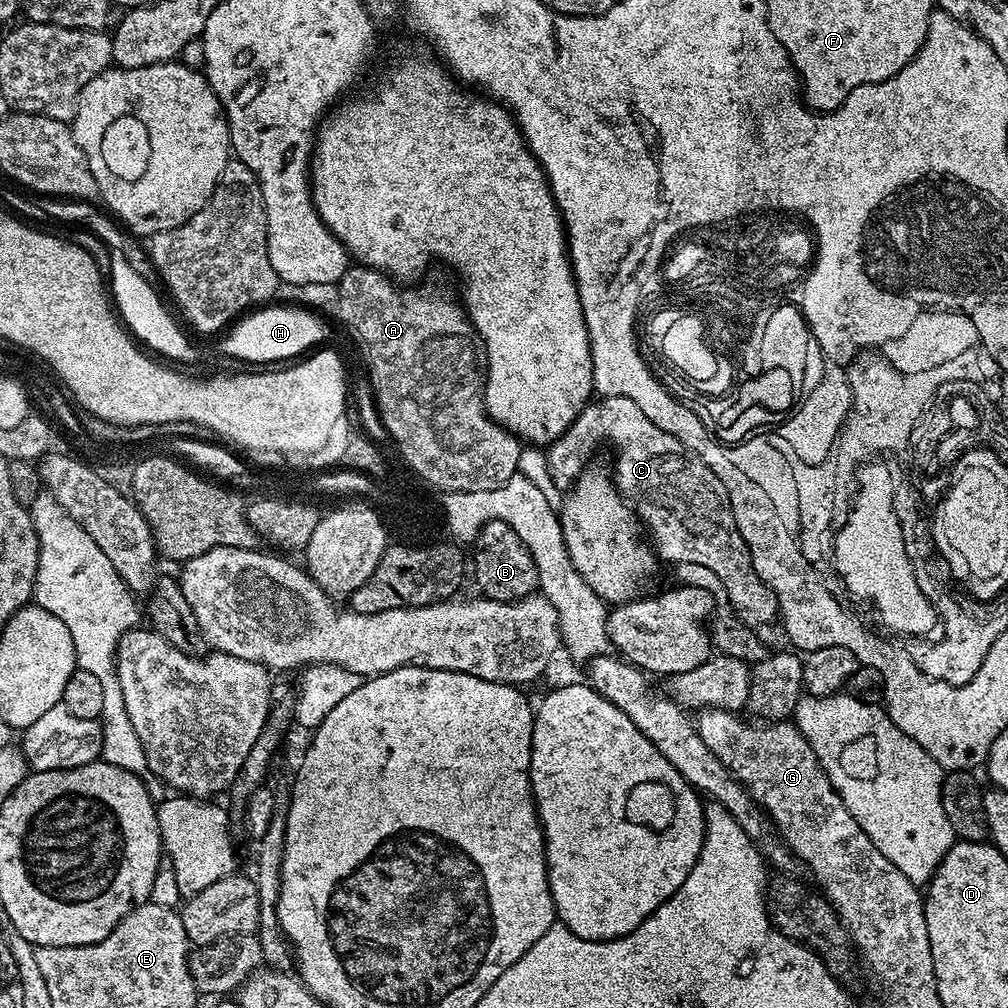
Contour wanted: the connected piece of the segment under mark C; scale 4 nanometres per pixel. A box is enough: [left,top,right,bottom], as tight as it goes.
[547,394,780,630]

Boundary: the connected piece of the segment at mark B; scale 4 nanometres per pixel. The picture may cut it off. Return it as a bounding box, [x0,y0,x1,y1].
[470,521,539,600]

